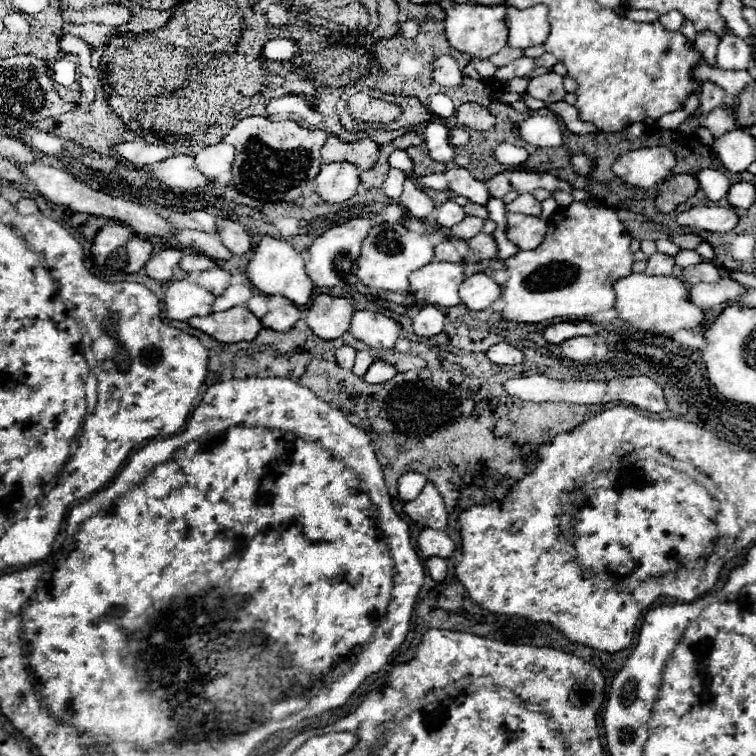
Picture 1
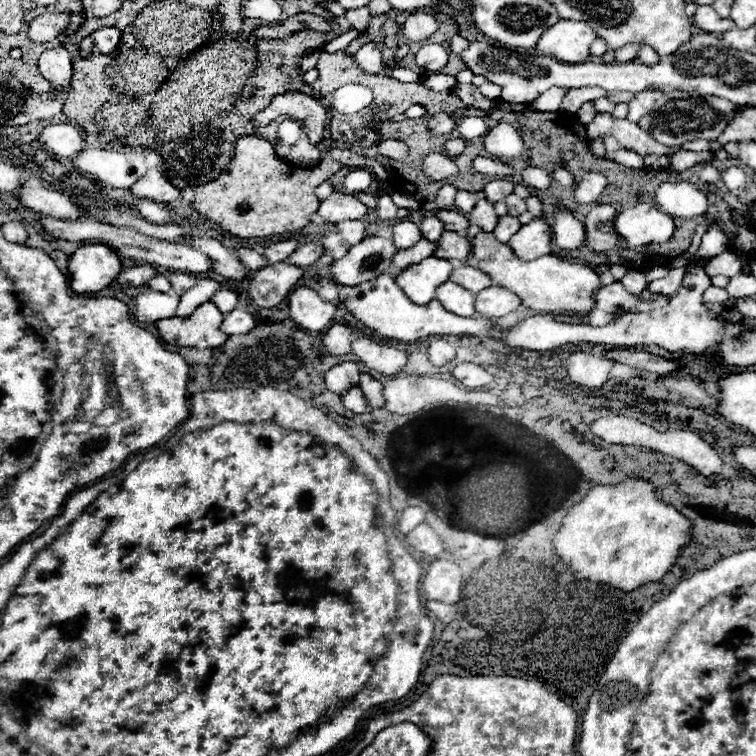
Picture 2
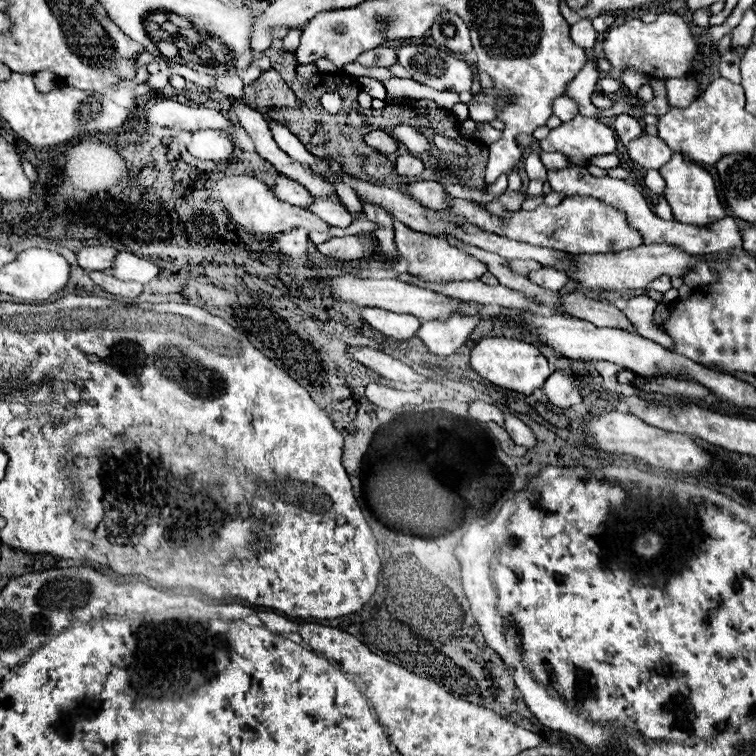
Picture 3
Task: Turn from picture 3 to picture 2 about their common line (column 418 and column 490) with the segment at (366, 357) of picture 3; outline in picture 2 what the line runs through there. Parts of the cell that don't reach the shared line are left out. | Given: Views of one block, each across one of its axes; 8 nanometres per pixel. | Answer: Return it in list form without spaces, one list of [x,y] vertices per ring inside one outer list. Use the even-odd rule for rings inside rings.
[[[458,364],[452,370],[452,376],[456,380],[460,380],[466,388],[478,388],[478,386],[486,386],[494,380],[492,374],[488,374],[482,366],[478,364]]]

